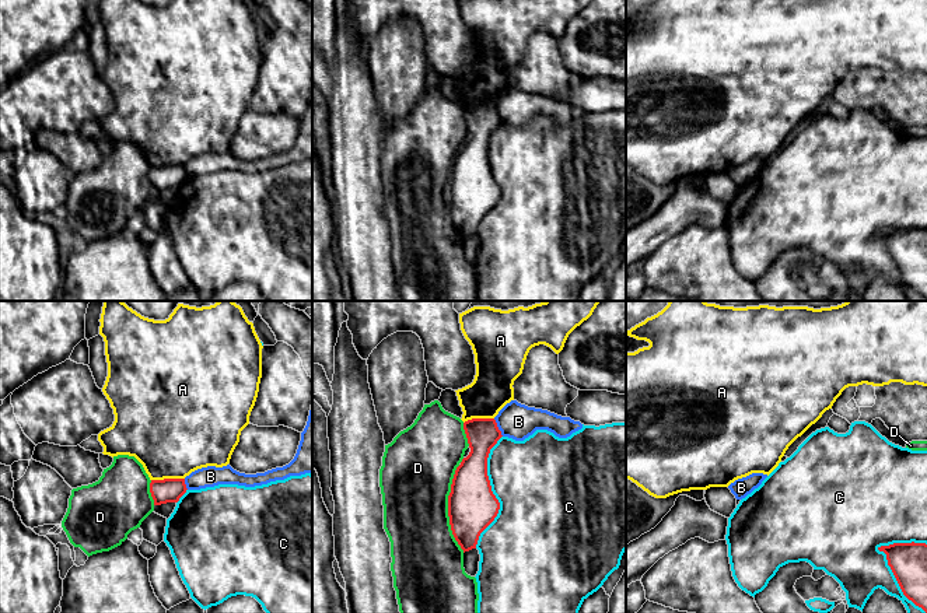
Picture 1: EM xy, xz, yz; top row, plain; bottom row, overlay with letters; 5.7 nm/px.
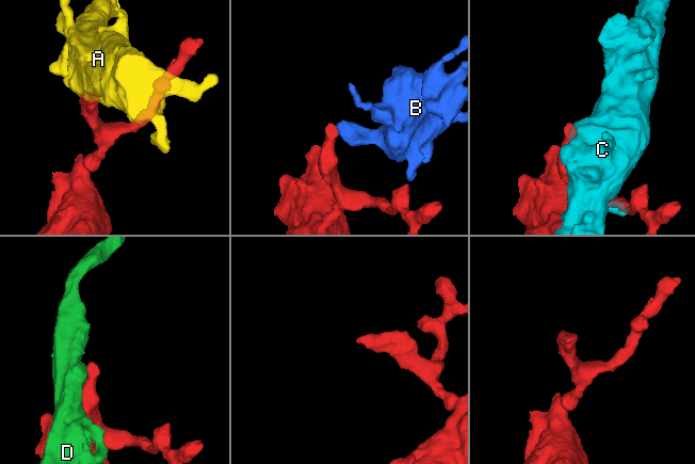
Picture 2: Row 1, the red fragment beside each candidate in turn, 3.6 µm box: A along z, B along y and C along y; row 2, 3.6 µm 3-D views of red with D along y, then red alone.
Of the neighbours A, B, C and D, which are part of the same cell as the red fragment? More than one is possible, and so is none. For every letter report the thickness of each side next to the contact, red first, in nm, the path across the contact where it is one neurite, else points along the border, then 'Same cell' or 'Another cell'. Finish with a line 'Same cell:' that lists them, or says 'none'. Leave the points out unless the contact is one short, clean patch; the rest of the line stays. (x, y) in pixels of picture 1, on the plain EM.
A: Thickness 140 nm (red) against 480 nm. Another cell
B: Thickness 180 nm (red) against 200 nm. Boundary: xz (493, 105), (503, 122). Another cell
C: Thickness 220 nm (red) against 300 nm. Another cell
D: Thickness 280 nm (red) against 400 nm. Another cell
Same cell: none

